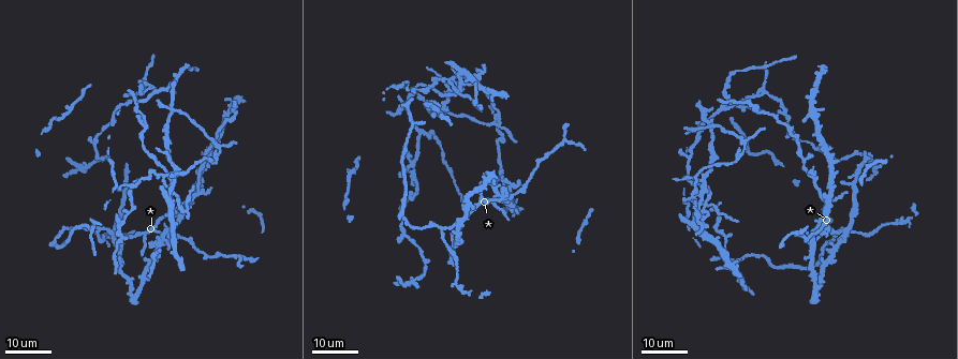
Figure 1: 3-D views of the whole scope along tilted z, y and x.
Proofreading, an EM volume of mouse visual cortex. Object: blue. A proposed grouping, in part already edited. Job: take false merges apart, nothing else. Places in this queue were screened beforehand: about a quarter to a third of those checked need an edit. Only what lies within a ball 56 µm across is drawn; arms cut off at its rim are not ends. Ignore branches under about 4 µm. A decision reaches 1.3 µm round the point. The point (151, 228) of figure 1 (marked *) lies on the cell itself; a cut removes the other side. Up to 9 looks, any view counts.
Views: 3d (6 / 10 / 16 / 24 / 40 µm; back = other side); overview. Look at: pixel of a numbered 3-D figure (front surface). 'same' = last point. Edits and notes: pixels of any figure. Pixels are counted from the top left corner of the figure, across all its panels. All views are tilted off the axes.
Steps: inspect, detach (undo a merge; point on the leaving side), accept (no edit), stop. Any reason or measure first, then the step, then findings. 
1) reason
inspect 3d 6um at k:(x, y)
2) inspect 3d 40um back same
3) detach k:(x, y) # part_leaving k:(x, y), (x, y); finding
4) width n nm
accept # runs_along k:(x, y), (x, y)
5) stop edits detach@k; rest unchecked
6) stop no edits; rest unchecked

a fork
inspect 3d 24um at 1:(479, 203)

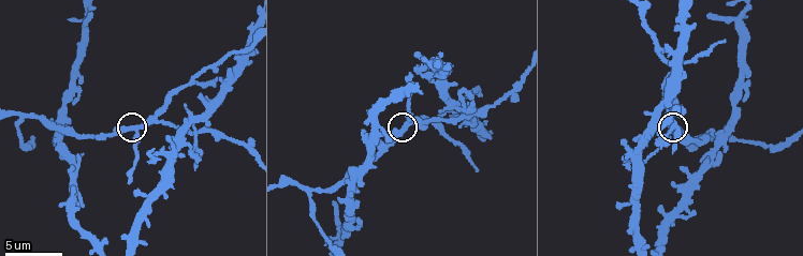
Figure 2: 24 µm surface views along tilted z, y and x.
closer look
inspect 3d 6um at 2:(137, 127)

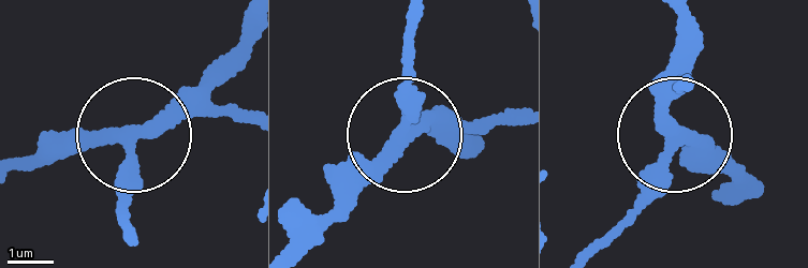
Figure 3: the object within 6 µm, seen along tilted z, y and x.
arms 3
accept # runs_along 3:(186, 89), (131, 143), (135, 229); one cell here

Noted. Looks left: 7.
inspect 3d 24um at 1:(860, 152)

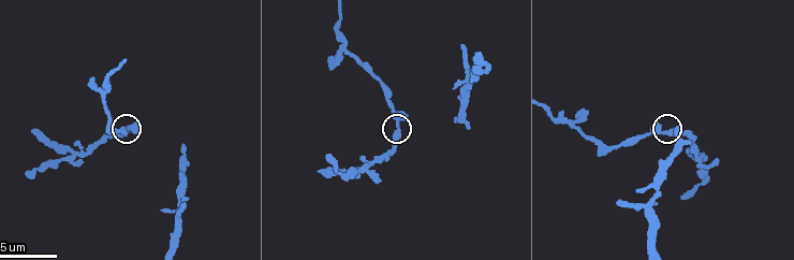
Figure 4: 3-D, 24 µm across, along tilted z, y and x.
inspect 3d 6um at 4:(399, 124)

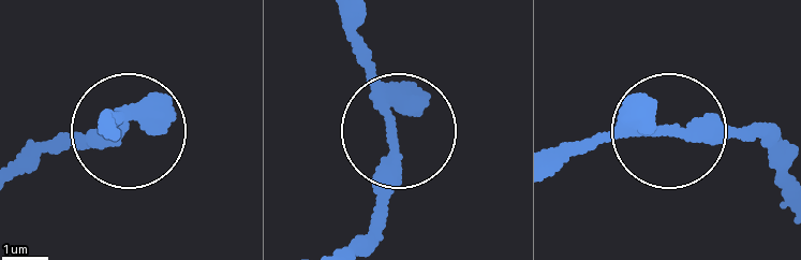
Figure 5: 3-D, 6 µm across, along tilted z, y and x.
arms 3
accept # all the same cell

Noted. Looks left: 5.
two arms in line, one across
inspect 3d 16um at 1:(743, 144)

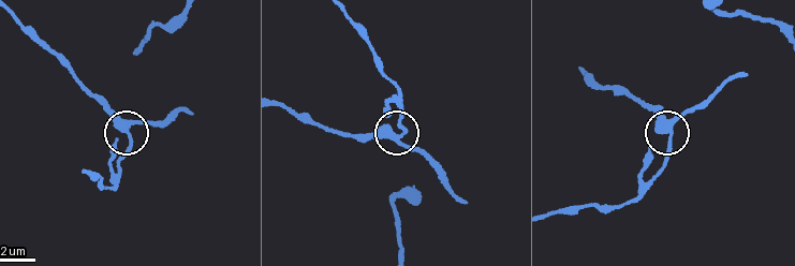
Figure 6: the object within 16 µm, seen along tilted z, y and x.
zoom in
inspect 3d 10um at 6:(128, 133)

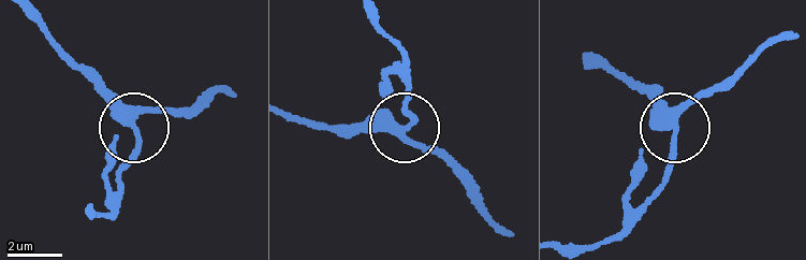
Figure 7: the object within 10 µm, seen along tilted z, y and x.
arms 3
accept # one cell here

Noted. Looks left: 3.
two arms in line, one across
inspect 3d 24um at 1:(142, 77)

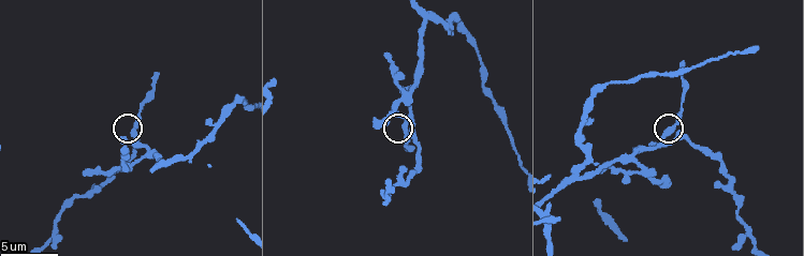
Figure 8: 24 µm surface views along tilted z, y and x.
inspect 3d 10um at 8:(406, 130)

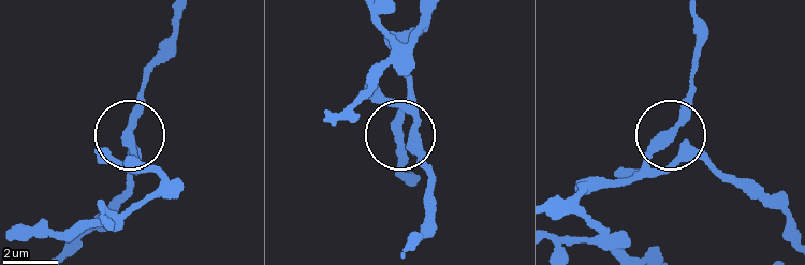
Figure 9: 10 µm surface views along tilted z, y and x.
width 240 nm
accept # one cell here

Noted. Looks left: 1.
three-way junction
inspect 3d 10um at 4:(571, 122)

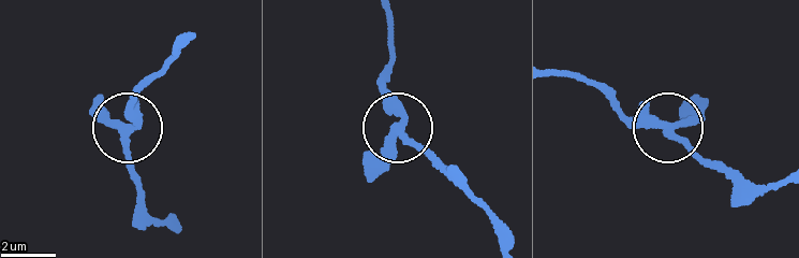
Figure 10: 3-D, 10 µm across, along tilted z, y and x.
width 280 nm
accept # continuous, no second cell

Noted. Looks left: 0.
stop no edits; rest unchecked

